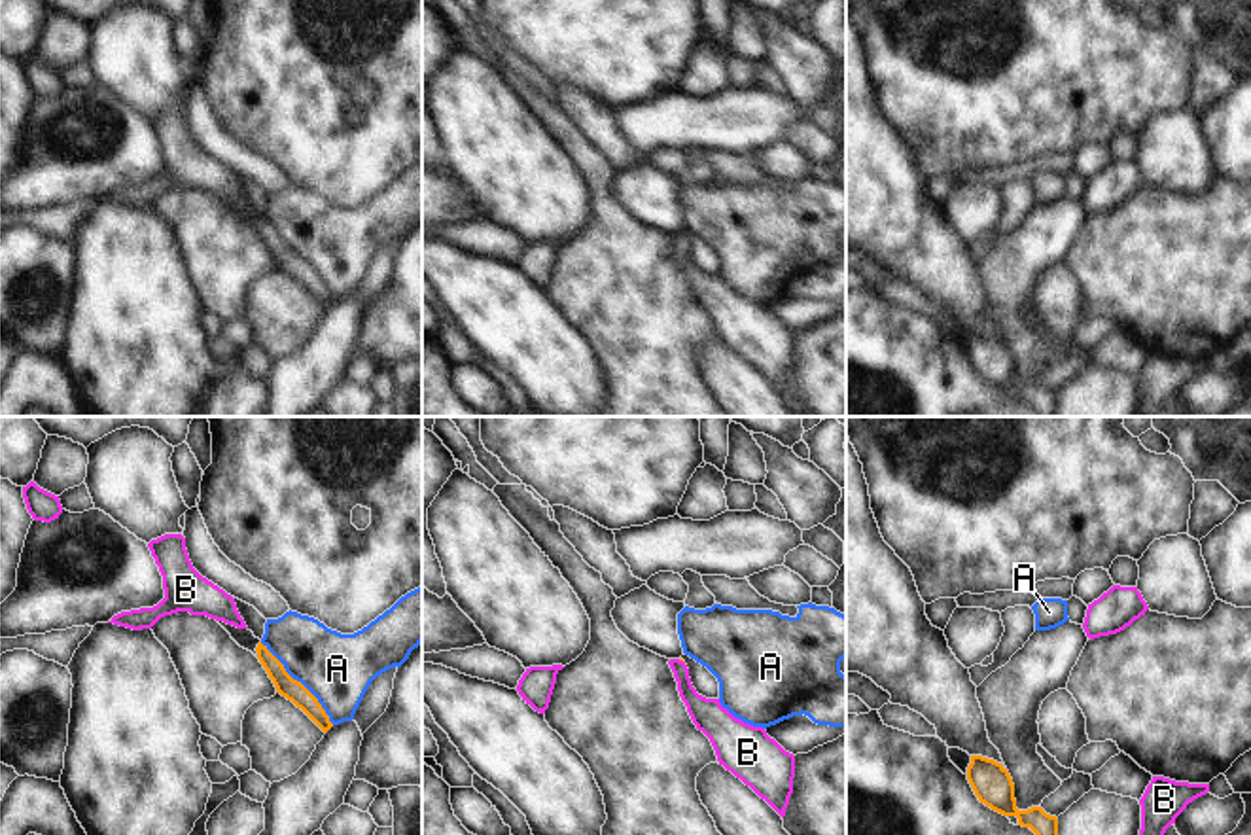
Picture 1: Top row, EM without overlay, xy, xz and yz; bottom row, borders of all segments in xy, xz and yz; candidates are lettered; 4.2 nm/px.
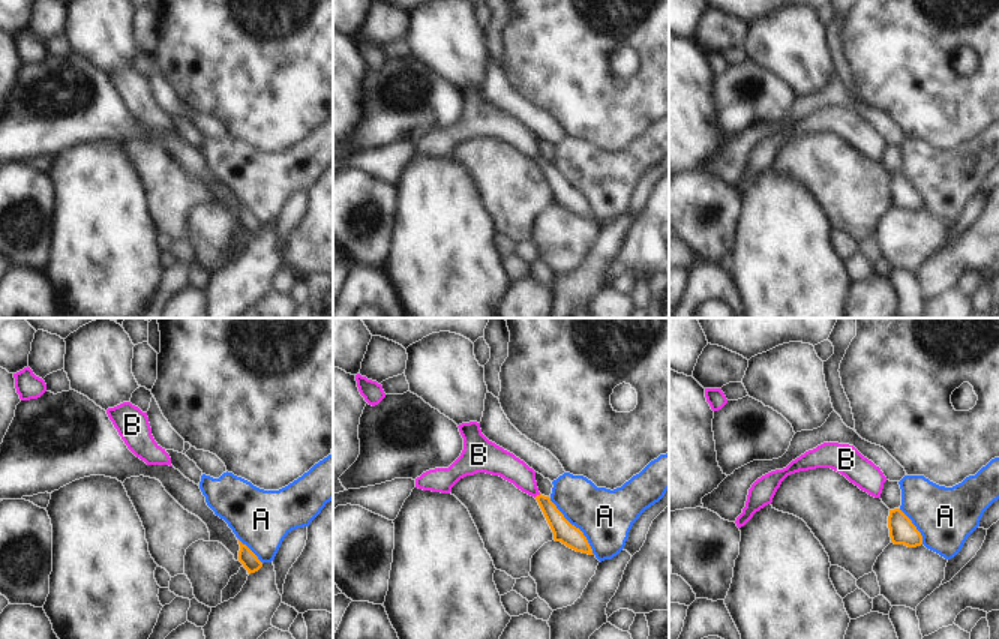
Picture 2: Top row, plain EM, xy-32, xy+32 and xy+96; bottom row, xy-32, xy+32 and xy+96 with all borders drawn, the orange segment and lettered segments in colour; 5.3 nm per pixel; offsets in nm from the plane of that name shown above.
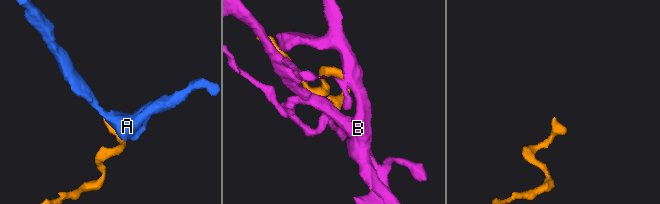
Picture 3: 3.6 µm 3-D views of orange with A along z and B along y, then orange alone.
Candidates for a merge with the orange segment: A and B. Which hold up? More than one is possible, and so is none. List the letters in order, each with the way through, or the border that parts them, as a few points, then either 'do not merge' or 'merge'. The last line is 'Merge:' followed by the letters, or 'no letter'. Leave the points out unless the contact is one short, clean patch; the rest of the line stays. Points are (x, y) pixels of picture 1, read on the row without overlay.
A: do not merge
B: across xz (680, 235), (682, 235), (684, 262), (704, 288) | merge
Merge: B

